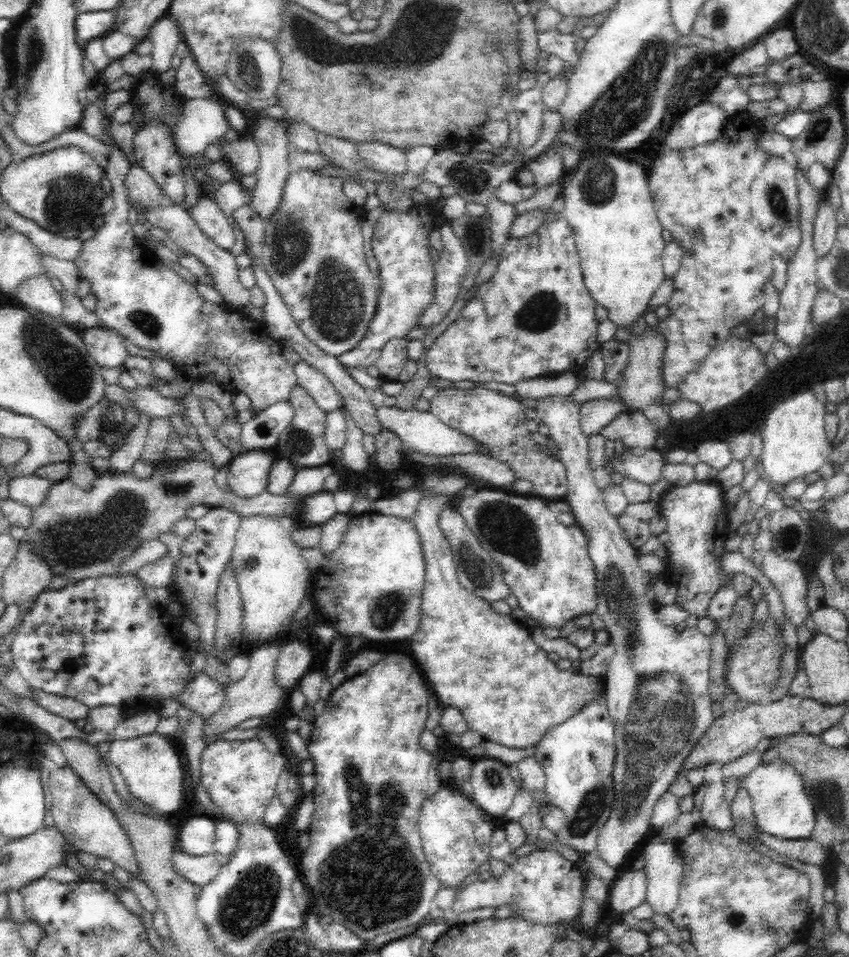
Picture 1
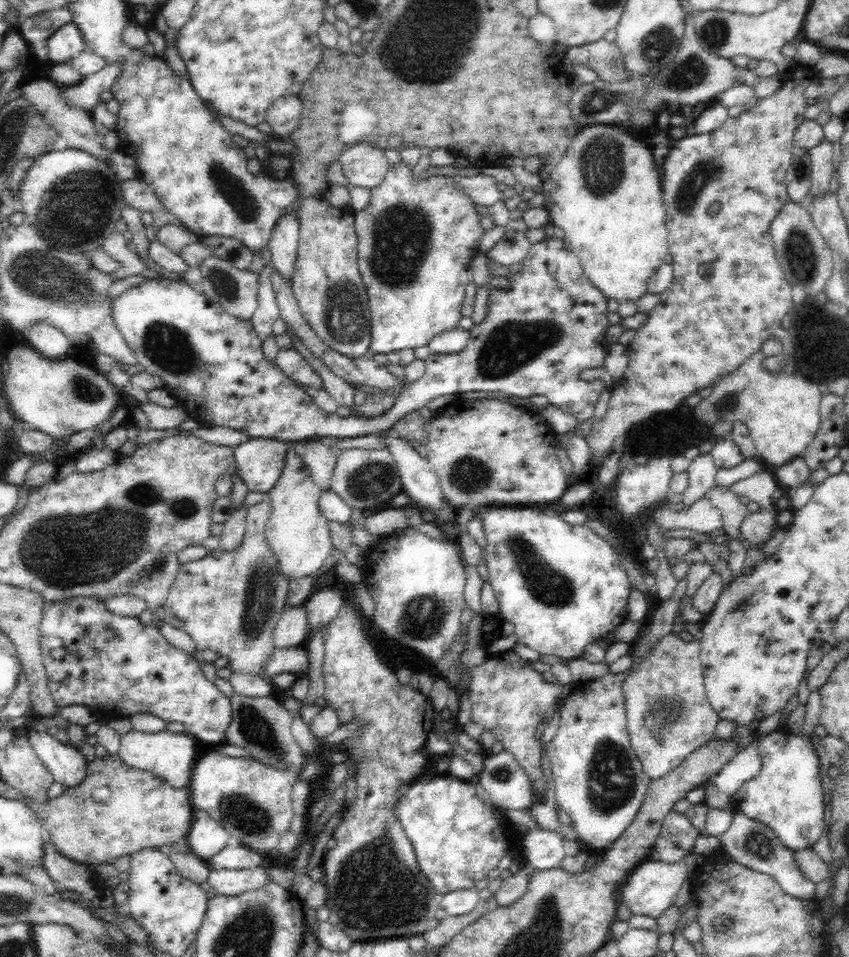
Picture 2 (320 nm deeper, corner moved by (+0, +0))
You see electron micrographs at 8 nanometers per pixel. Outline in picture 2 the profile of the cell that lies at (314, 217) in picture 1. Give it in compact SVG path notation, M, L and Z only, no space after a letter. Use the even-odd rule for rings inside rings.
M306 196L298 200L299 236L298 254L294 272L290 278L302 317L315 333L332 350L347 355L348 358L360 358L368 355L371 342L371 309L363 278L357 263L357 234L355 231L355 210L348 204L343 207L330 206L323 196Z

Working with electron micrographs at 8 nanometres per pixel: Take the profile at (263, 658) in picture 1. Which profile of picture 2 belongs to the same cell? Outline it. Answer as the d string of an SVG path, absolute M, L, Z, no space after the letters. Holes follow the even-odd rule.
M305 605L288 608L274 628L275 648L304 646L308 638L308 613Z

